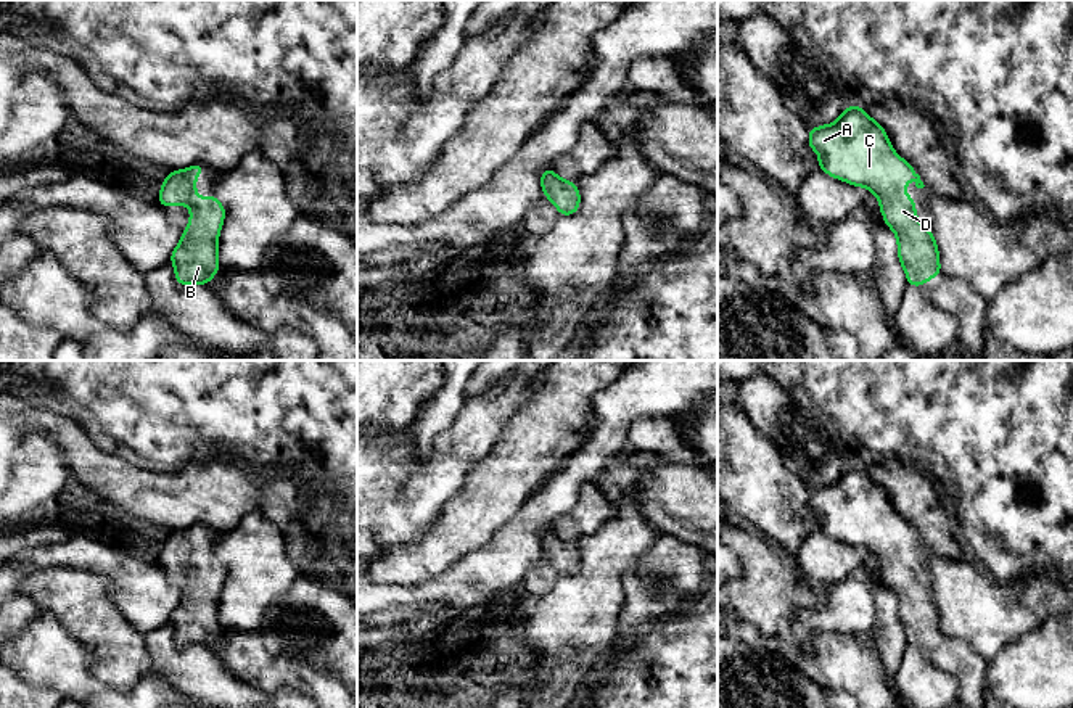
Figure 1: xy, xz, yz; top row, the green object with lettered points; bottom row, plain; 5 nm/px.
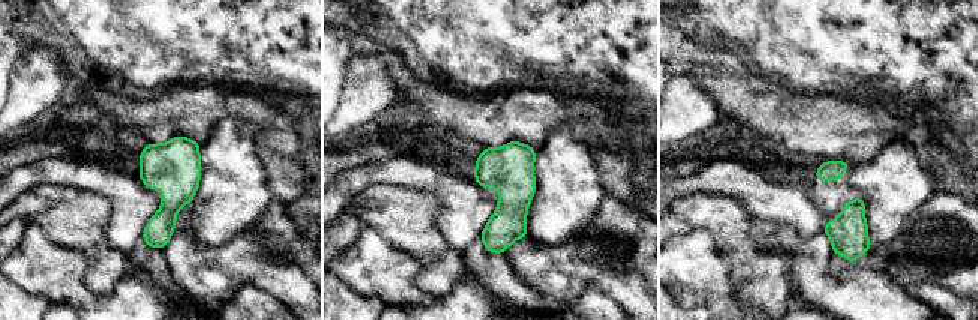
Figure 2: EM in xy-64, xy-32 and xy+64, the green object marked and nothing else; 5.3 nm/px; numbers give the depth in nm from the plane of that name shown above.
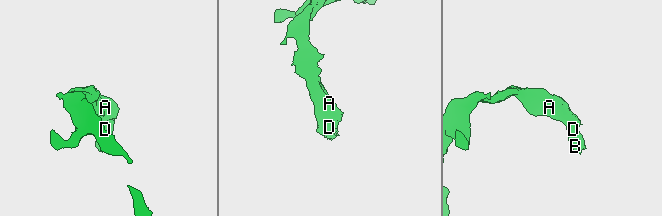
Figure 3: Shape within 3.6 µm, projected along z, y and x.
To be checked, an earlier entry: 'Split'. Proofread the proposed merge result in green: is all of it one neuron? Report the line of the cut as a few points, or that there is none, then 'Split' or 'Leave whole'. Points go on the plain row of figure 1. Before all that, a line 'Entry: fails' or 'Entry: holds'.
Entry: fails
No split. Leave whole

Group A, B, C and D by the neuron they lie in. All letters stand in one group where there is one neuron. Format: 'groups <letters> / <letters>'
groups A B C D

